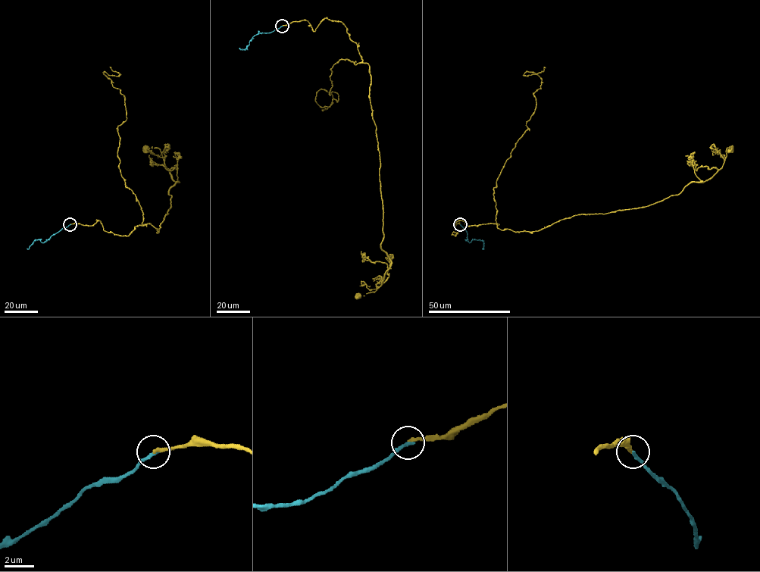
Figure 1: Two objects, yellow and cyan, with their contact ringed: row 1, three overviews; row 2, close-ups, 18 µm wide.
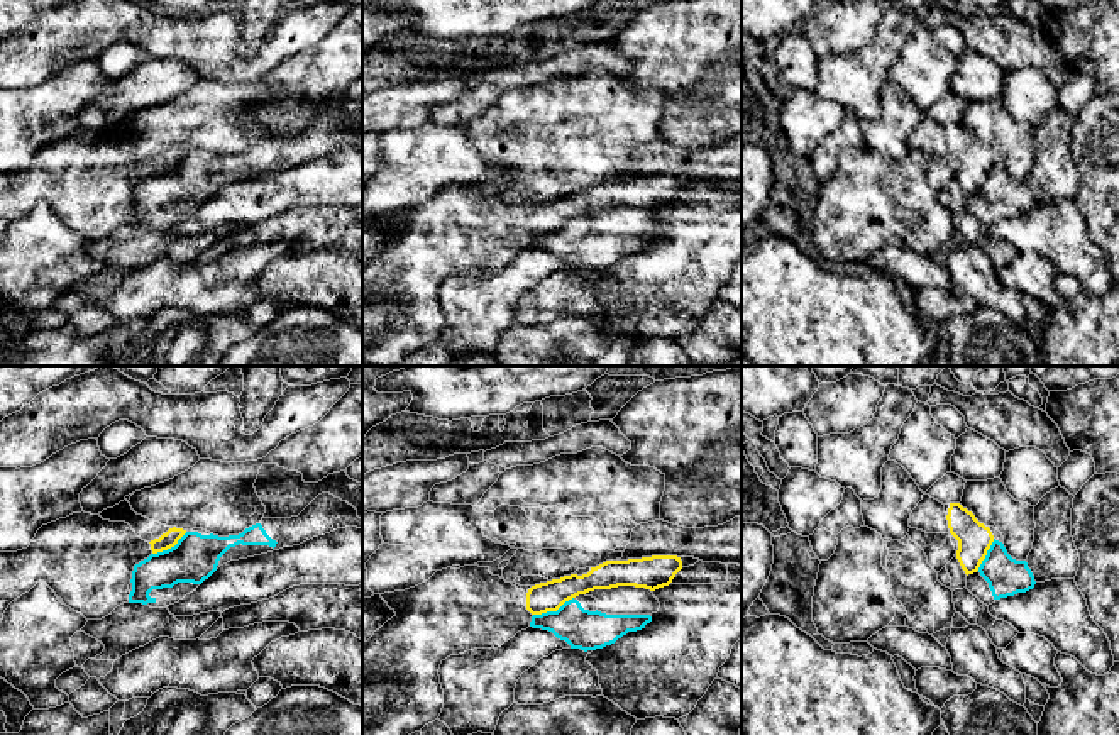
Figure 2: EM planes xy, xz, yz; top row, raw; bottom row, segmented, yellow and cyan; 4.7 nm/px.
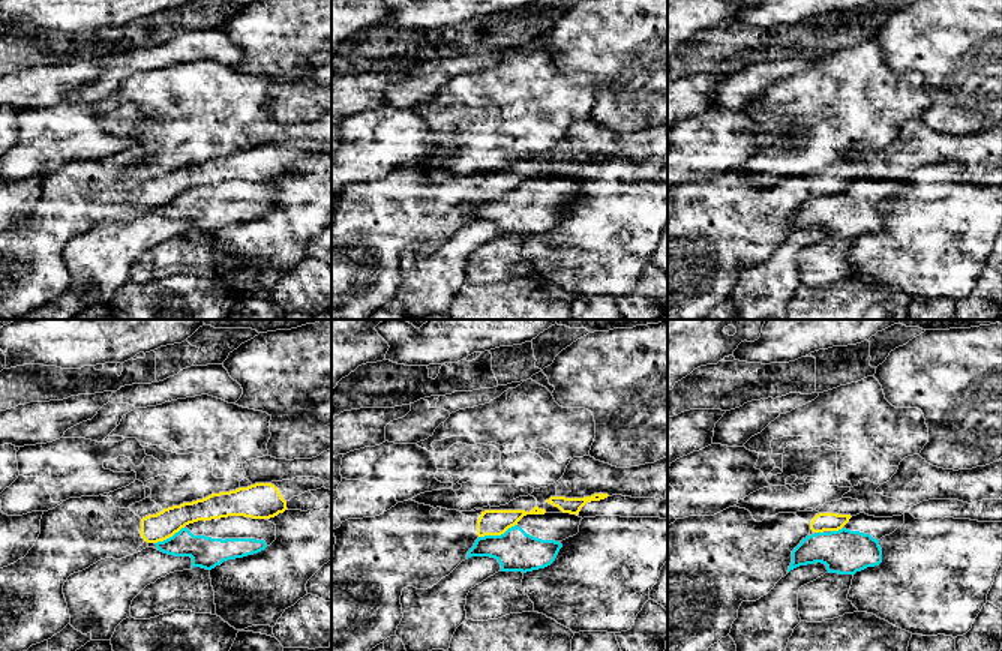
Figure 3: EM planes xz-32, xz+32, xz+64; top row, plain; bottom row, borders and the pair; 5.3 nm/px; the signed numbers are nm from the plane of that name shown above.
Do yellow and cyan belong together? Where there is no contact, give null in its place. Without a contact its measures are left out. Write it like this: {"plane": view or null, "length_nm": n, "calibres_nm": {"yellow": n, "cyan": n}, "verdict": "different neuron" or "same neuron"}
{"plane": "xz", "length_nm": 220, "calibres_nm": {"yellow": 140, "cyan": 190}, "verdict": "different neuron"}

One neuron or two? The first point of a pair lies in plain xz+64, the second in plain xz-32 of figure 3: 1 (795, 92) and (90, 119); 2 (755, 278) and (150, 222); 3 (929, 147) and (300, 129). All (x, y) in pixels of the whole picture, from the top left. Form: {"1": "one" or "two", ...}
{"1": "two", "2": "one", "3": "one"}

